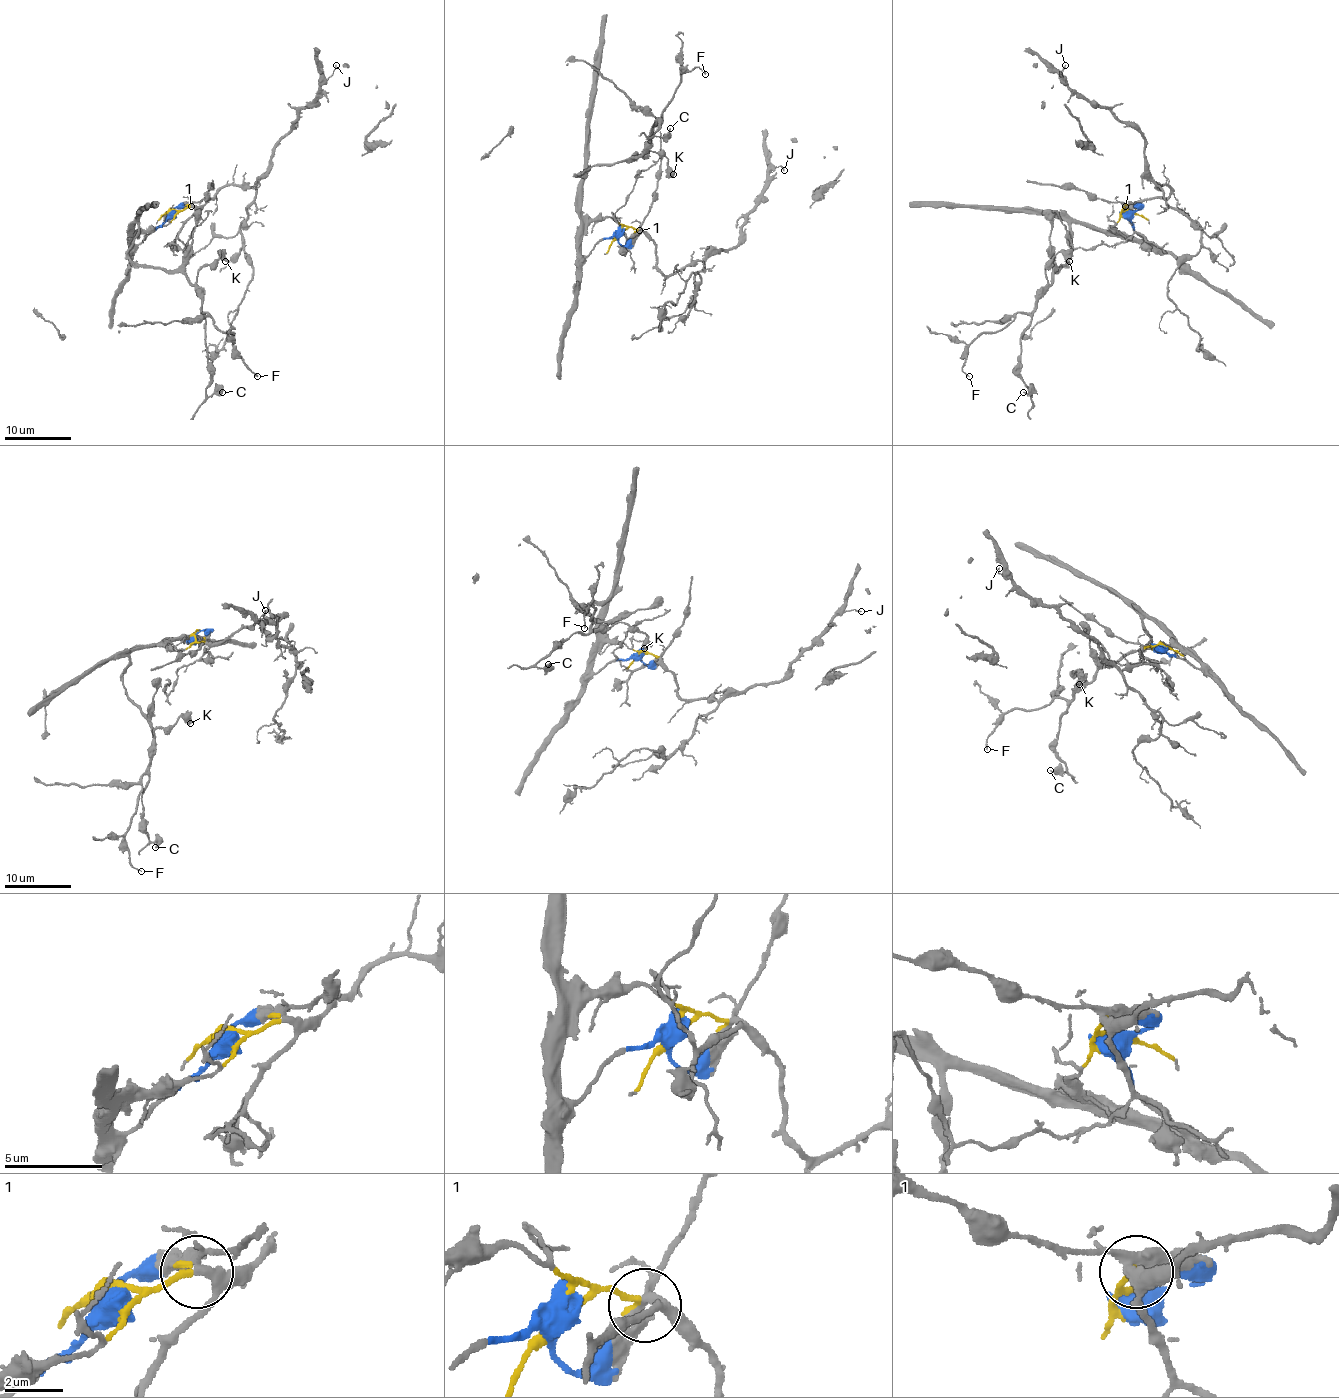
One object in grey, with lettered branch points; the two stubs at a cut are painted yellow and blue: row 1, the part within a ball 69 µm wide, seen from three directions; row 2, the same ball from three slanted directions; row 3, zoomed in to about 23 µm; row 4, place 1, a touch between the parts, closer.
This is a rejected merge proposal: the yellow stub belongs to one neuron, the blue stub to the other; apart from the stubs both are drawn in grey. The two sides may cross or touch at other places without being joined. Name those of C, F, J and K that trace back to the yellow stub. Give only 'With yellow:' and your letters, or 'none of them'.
With yellow: J

